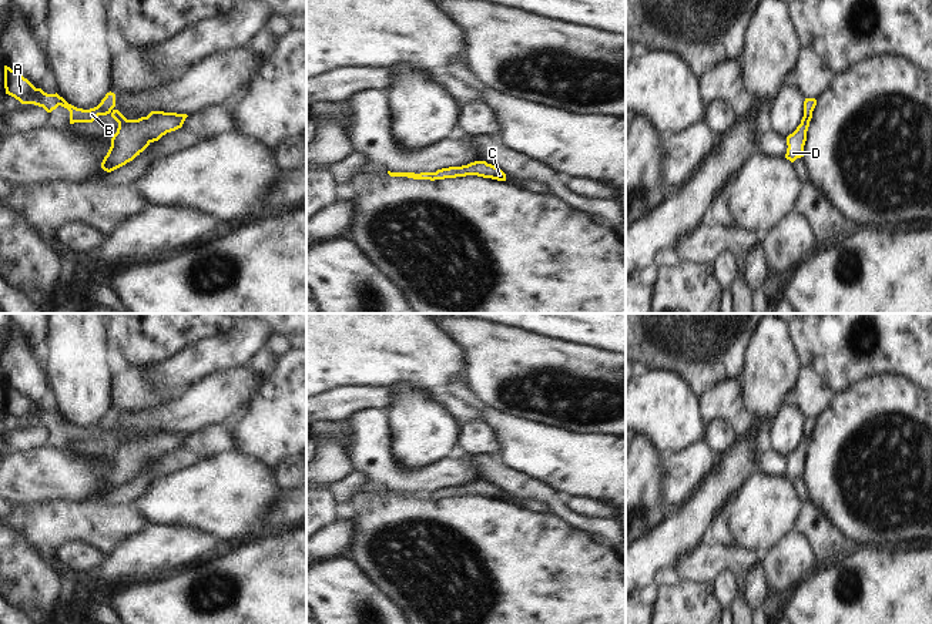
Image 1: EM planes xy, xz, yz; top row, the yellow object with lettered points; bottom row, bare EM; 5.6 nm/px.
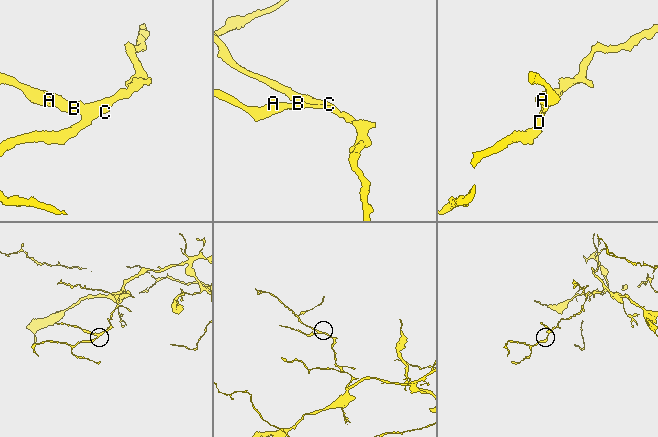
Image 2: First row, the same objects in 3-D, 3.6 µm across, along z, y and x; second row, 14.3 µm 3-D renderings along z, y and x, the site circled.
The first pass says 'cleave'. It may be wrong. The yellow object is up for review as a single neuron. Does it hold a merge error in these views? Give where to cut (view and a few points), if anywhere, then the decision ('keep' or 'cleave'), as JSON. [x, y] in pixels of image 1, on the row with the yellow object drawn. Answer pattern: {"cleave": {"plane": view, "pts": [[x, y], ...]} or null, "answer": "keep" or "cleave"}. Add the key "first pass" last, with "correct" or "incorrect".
{"cleave": null, "answer": "keep", "first pass": "incorrect"}

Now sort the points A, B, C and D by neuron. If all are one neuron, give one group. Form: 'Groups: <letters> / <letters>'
Groups: A B C D

